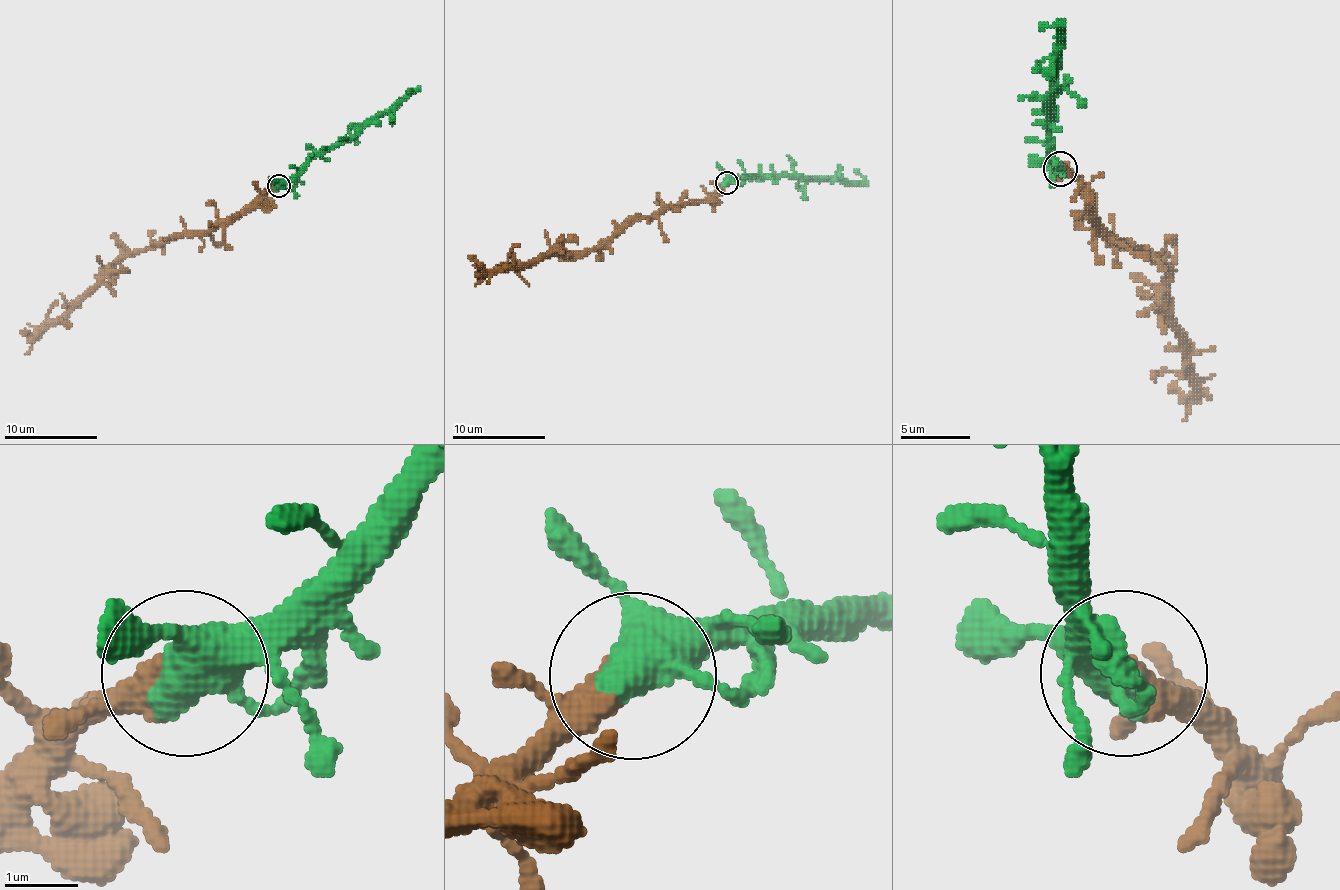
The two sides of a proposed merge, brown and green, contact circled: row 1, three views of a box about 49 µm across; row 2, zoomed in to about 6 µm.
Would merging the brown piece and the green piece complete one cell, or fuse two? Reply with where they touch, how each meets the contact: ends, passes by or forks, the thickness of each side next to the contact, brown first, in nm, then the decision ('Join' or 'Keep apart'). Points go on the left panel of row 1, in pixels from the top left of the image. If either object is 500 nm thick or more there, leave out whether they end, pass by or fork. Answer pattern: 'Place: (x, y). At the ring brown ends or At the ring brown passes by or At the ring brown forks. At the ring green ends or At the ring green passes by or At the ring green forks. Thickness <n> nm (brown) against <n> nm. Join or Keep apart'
Place: (279, 186). At the ring brown ends. At the ring green forks. Thickness 460 nm (brown) against 420 nm. Join

